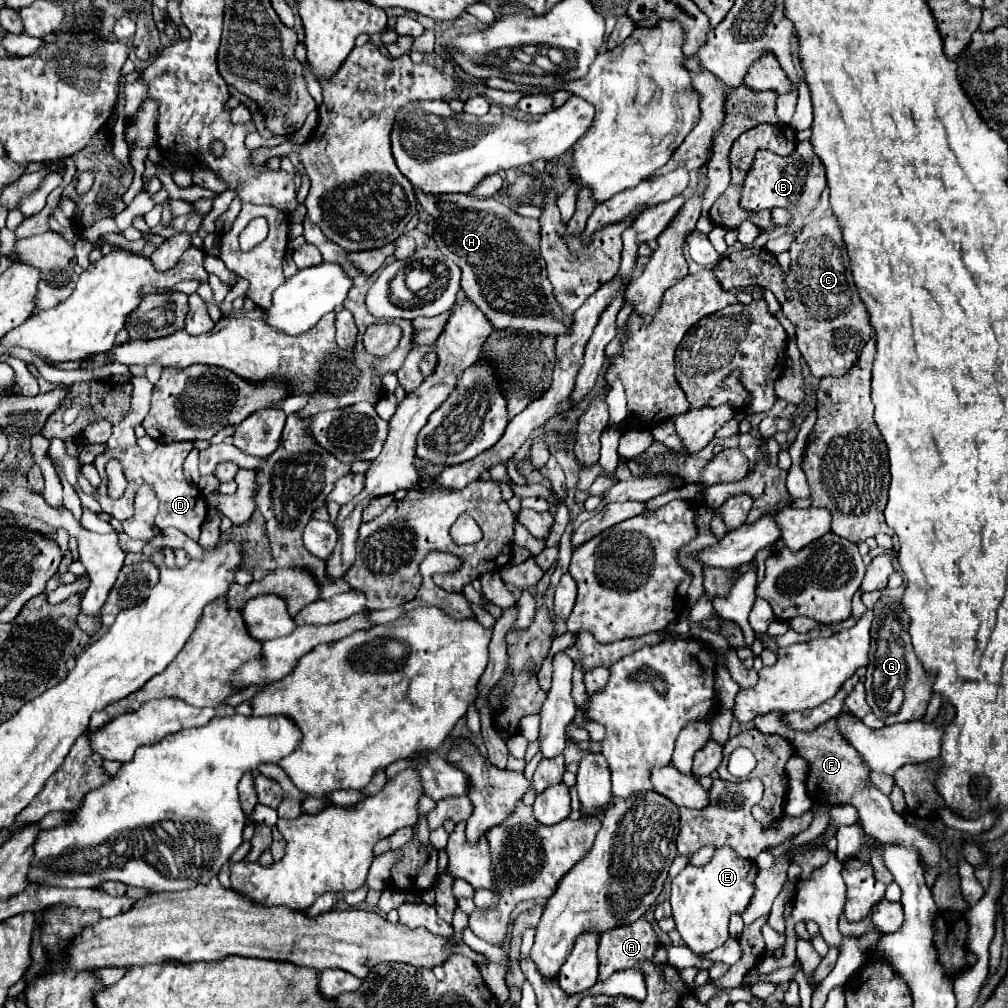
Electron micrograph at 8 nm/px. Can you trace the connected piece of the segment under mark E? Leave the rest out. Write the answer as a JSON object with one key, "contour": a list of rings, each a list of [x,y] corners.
{"contour":[[[729,846],[715,848],[713,858],[705,866],[687,864],[677,878],[671,880],[671,908],[673,920],[685,944],[697,954],[707,954],[729,938],[729,918],[743,914],[755,896],[757,878],[755,860],[741,858]]]}

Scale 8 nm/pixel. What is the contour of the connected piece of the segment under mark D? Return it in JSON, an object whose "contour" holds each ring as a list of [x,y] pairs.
{"contour":[[[173,442],[173,444],[159,444],[157,450],[151,452],[151,454],[143,454],[139,446],[135,446],[135,448],[117,448],[117,450],[109,450],[105,454],[99,454],[93,462],[99,472],[103,472],[105,464],[109,460],[119,460],[121,466],[123,466],[123,474],[129,482],[129,486],[127,486],[127,490],[121,498],[111,498],[107,494],[107,488],[99,486],[101,510],[115,516],[117,520],[127,520],[127,514],[135,514],[133,504],[135,504],[137,490],[141,488],[141,484],[149,484],[155,490],[155,496],[159,500],[159,512],[157,512],[157,518],[155,518],[155,526],[159,530],[173,526],[173,528],[179,528],[181,532],[185,532],[189,538],[197,540],[199,534],[201,534],[201,526],[207,520],[207,500],[199,492],[197,486],[189,484],[183,478],[183,462],[185,462],[187,454],[191,452],[191,448],[193,448],[193,442]]]}

